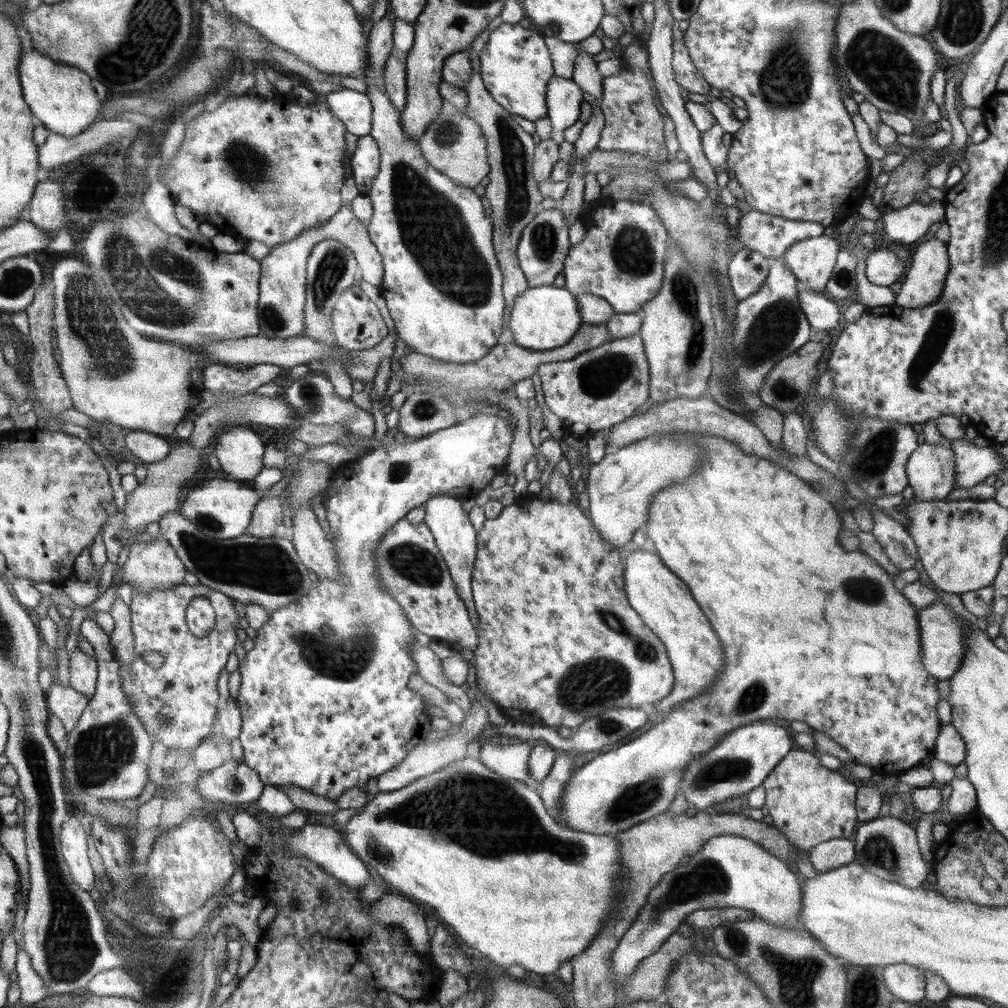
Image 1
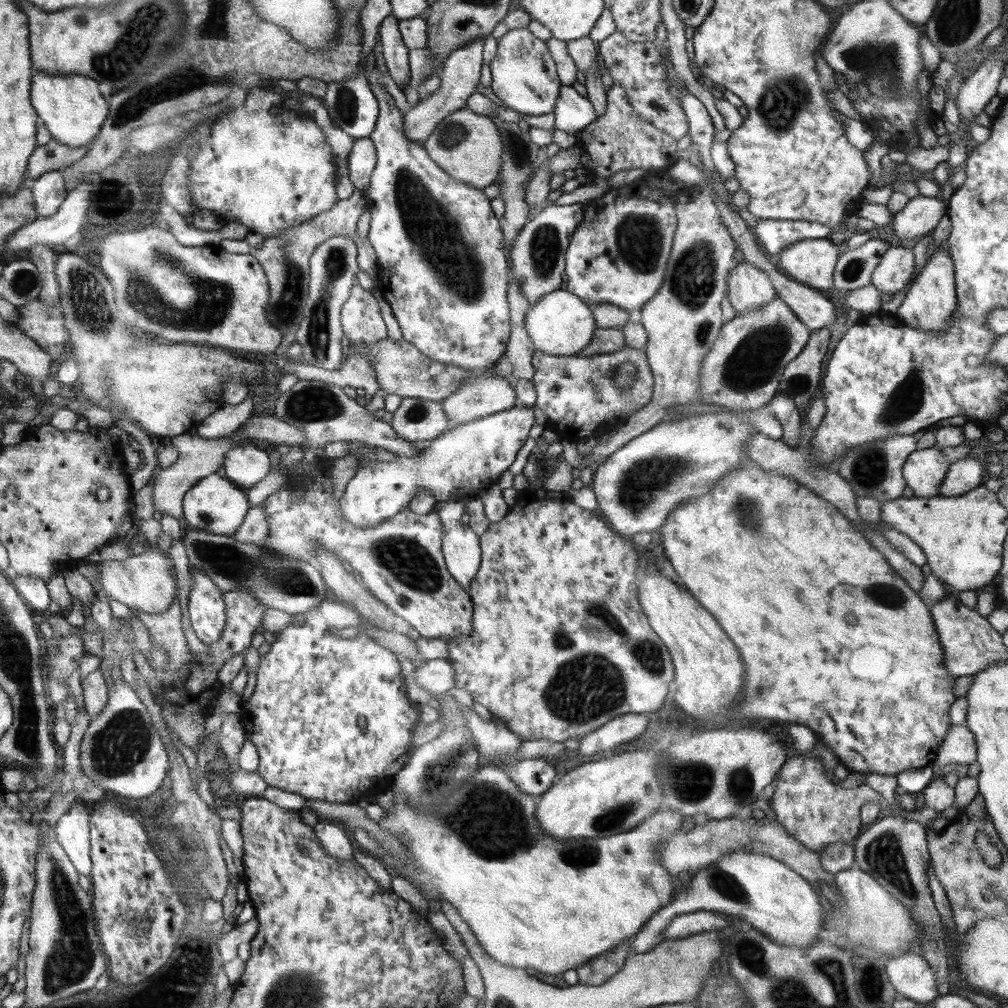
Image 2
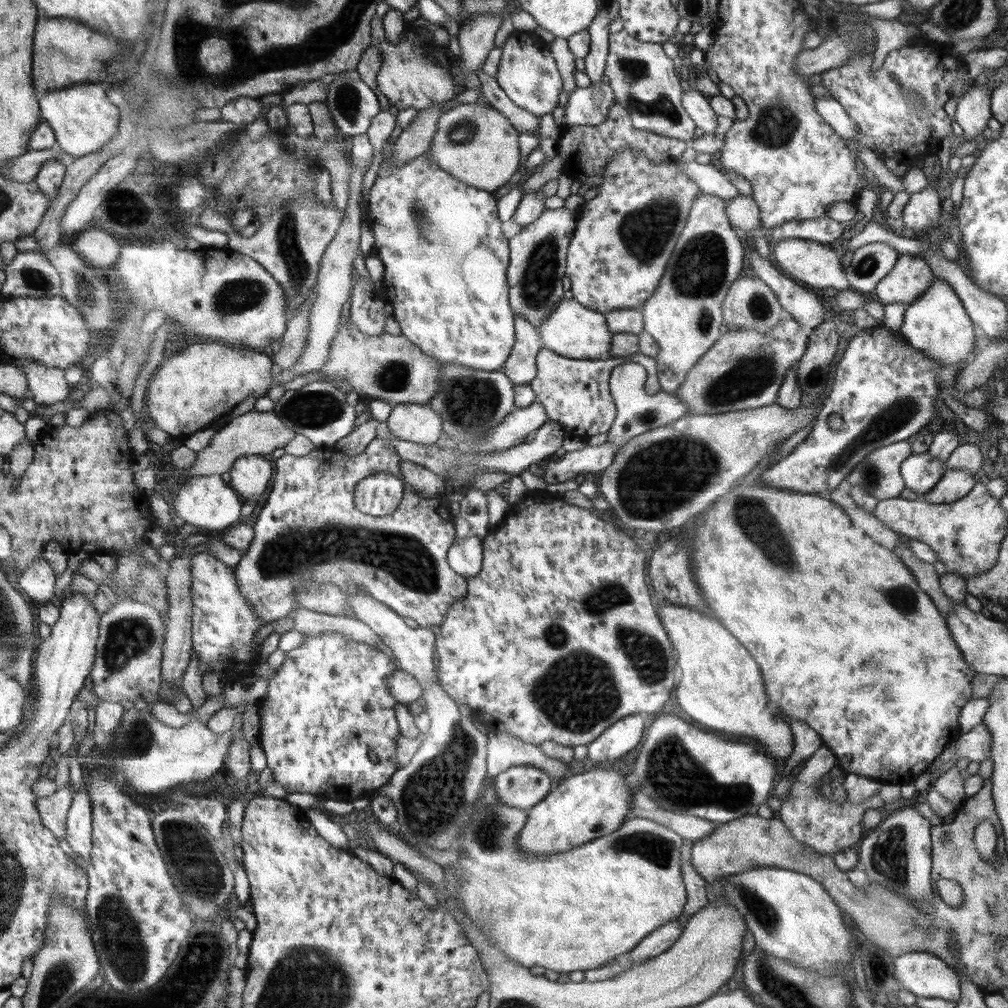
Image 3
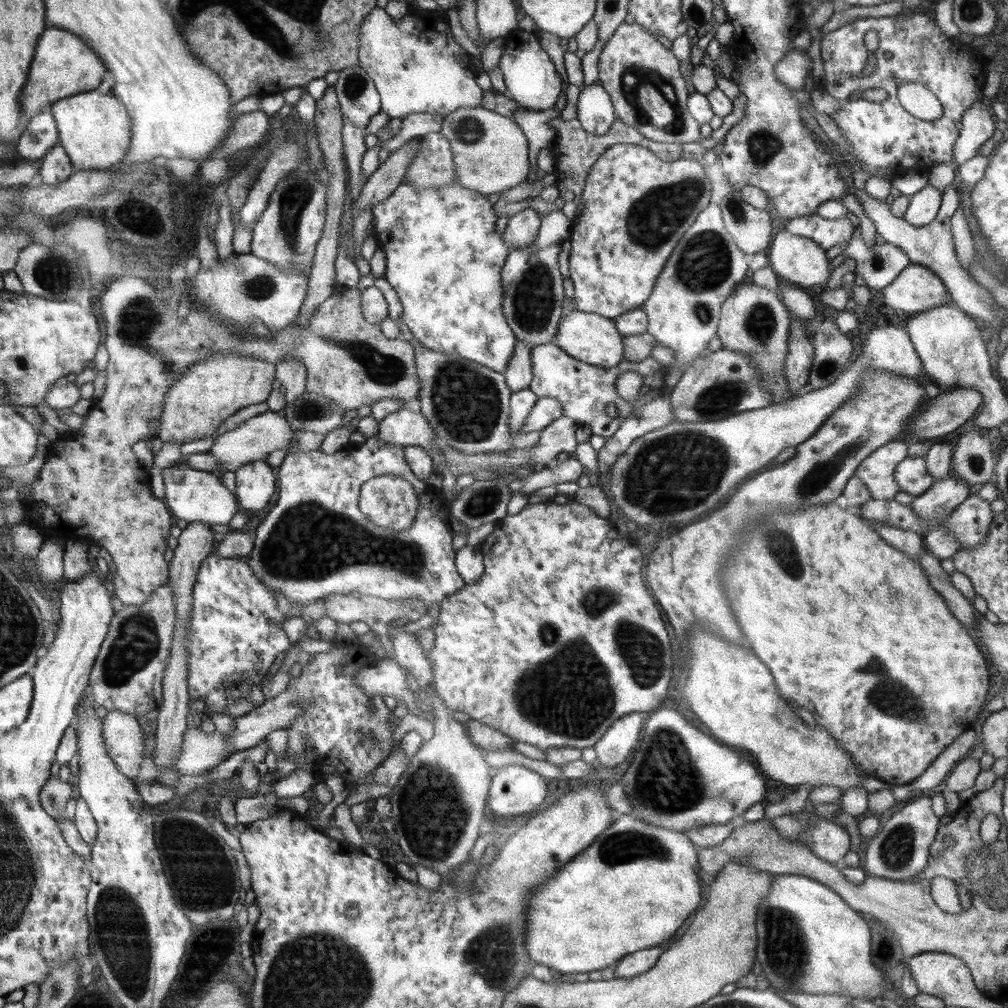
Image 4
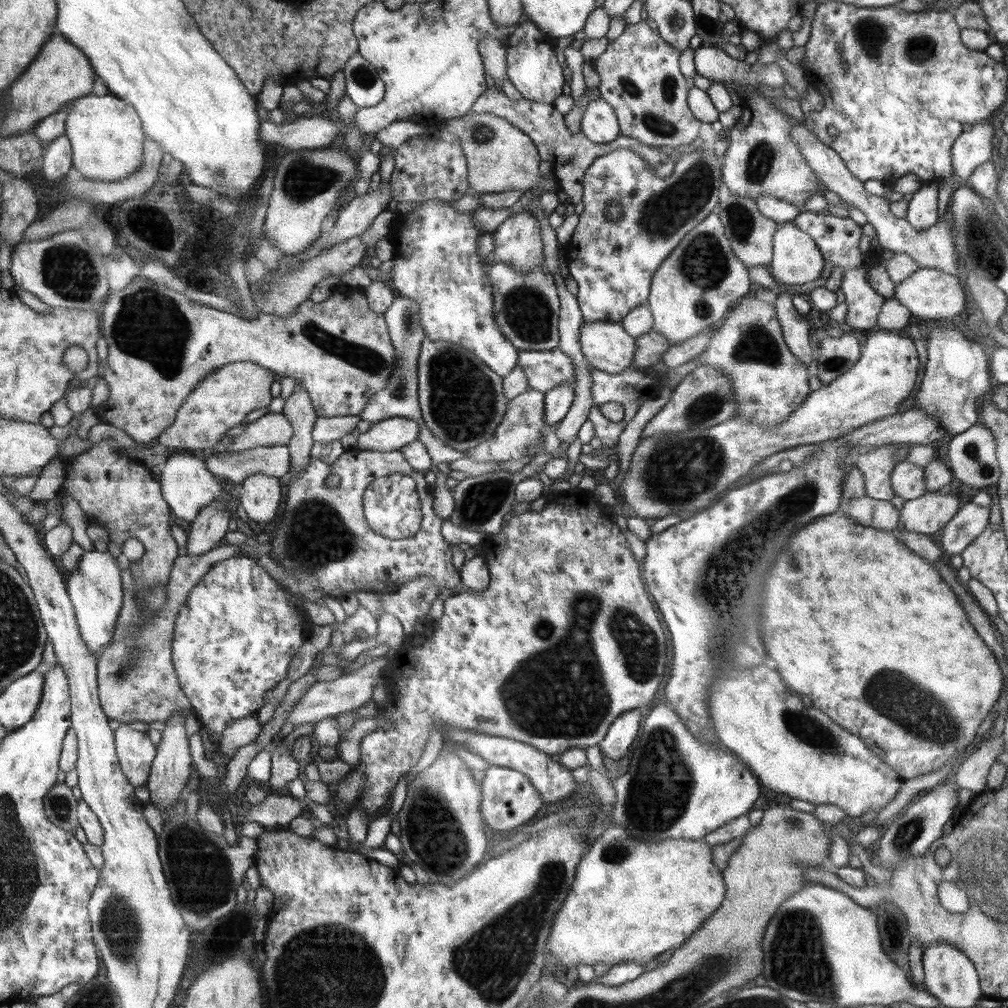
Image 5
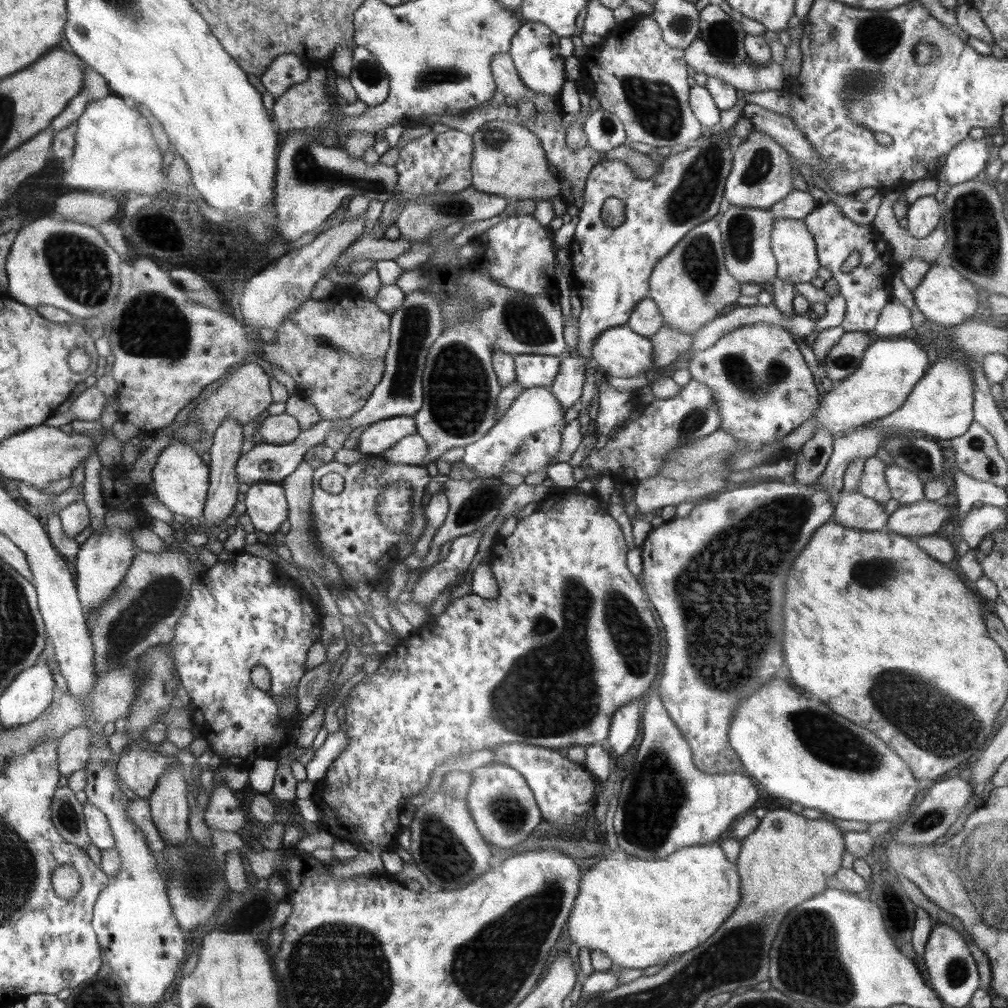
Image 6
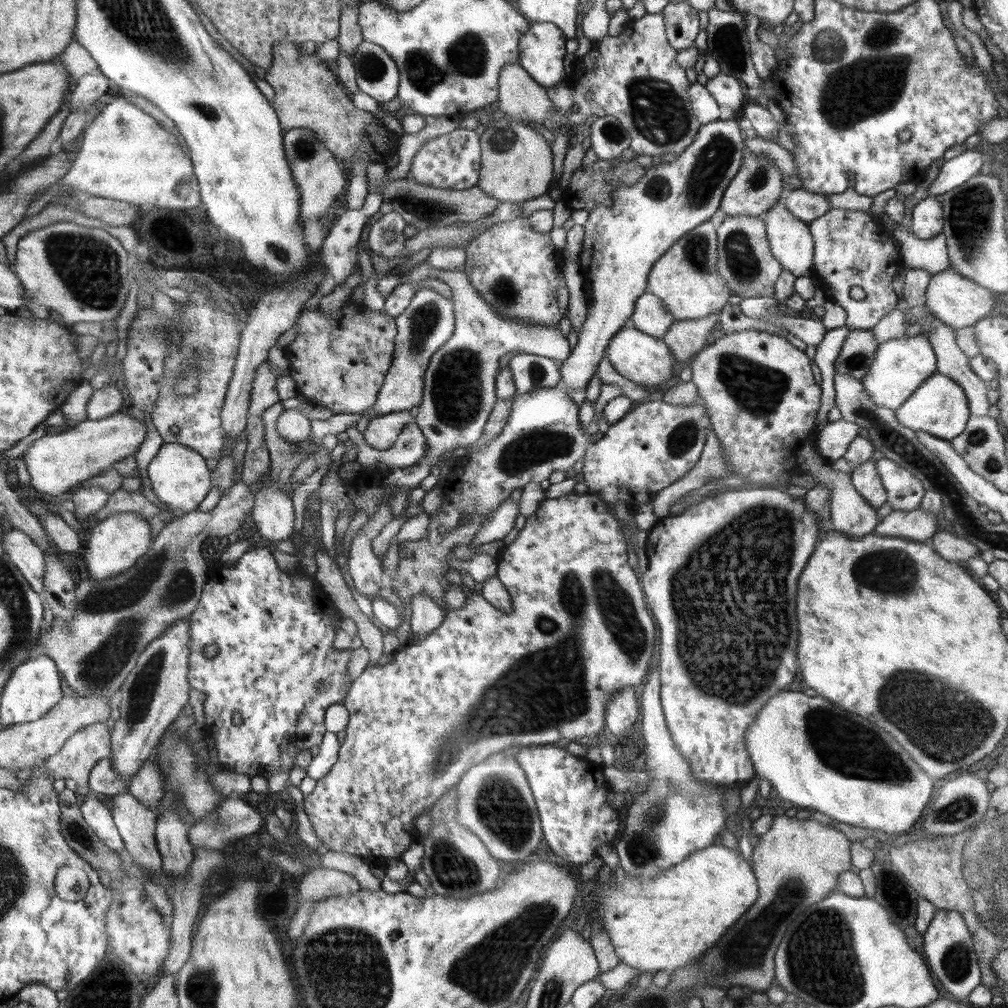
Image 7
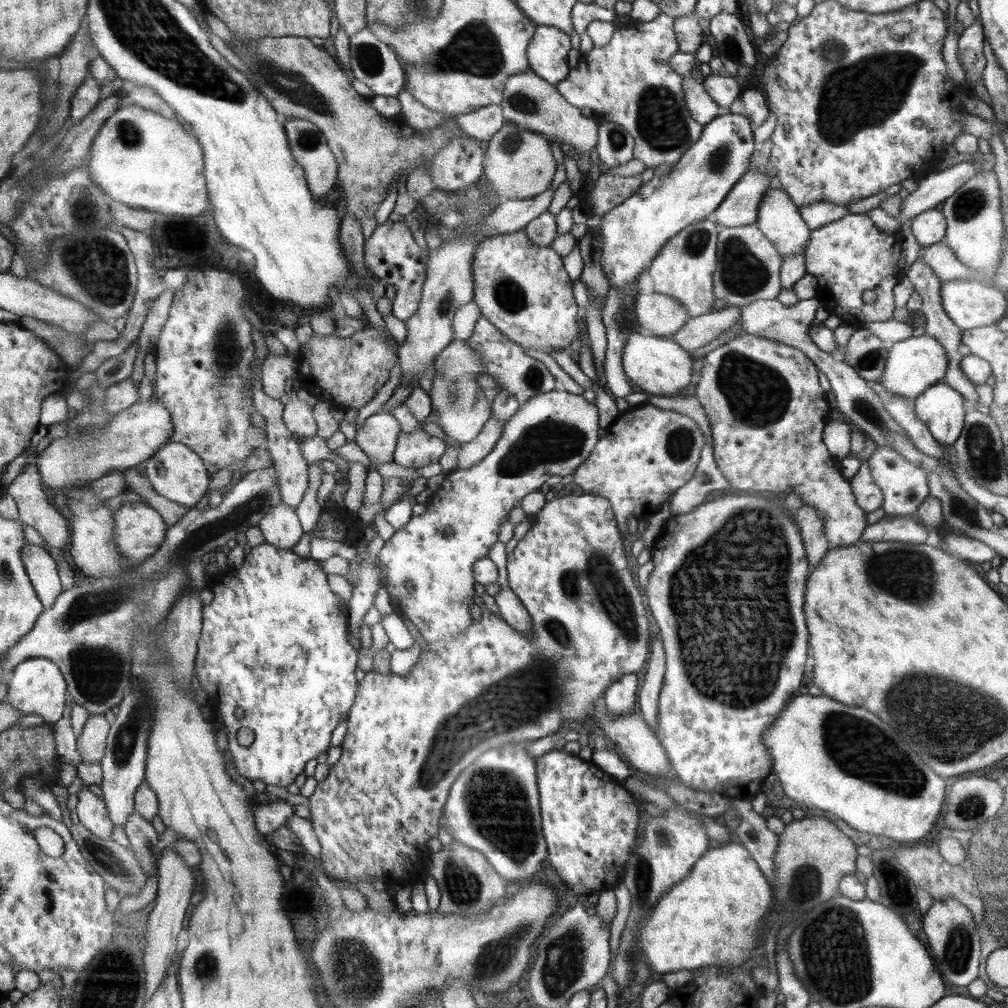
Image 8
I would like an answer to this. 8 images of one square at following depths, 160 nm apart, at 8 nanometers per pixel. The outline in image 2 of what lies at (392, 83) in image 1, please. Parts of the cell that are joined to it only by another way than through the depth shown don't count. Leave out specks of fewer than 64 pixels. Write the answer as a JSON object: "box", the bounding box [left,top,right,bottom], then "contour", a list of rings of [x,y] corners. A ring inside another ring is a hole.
{"box":[379,13,410,90],"contour":[[[392,13],[385,17],[379,26],[380,42],[382,43],[382,56],[392,80],[404,90],[410,80],[410,67],[408,65],[408,48],[402,42],[398,21]]]}

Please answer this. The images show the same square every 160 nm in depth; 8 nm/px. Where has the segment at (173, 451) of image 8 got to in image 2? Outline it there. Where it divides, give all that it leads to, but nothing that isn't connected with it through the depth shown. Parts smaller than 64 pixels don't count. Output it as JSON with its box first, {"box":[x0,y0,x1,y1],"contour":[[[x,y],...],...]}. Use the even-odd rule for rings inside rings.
{"box":[183,474,250,536],"contour":[[[210,474],[189,488],[183,498],[183,524],[190,529],[219,535],[232,536],[244,522],[250,510],[247,491],[235,485],[230,479]]]}

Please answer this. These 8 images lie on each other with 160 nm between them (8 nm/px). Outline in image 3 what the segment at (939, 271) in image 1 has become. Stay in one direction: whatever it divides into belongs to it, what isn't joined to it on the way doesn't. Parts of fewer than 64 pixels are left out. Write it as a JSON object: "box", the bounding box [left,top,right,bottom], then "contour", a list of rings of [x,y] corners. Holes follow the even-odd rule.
{"box":[899,278,982,364],"contour":[[[934,278],[926,292],[907,306],[899,331],[910,346],[940,364],[966,364],[974,357],[975,346],[982,344],[972,325],[954,289],[946,281]]]}

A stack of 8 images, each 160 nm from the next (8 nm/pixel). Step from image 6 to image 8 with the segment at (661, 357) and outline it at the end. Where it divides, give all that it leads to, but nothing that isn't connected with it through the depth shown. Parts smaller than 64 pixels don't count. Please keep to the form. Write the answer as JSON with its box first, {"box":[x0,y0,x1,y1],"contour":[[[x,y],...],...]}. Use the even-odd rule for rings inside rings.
{"box":[672,306,740,355],"contour":[[[728,306],[709,314],[691,317],[684,327],[672,336],[686,352],[691,355],[698,348],[706,346],[720,334],[724,334],[731,326],[740,321],[740,307]]]}

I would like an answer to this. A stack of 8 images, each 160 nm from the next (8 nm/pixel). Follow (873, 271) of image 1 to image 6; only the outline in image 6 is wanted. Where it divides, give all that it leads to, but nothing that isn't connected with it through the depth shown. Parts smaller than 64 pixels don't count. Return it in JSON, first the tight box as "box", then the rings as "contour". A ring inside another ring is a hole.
{"box":[912,265,979,326],"contour":[[[932,265],[922,283],[912,291],[912,294],[915,298],[915,305],[926,319],[932,324],[942,324],[942,326],[957,326],[972,320],[972,315],[979,307],[979,296],[974,284],[950,266],[942,268]]]}

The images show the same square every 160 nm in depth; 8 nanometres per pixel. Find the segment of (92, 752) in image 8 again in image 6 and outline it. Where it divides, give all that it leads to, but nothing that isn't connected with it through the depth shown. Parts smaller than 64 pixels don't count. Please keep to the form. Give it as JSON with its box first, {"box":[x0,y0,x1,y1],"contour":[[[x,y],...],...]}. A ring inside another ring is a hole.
{"box":[58,726,90,778],"contour":[[[78,726],[66,732],[58,743],[58,767],[60,775],[69,778],[86,767],[90,759],[90,729]]]}

